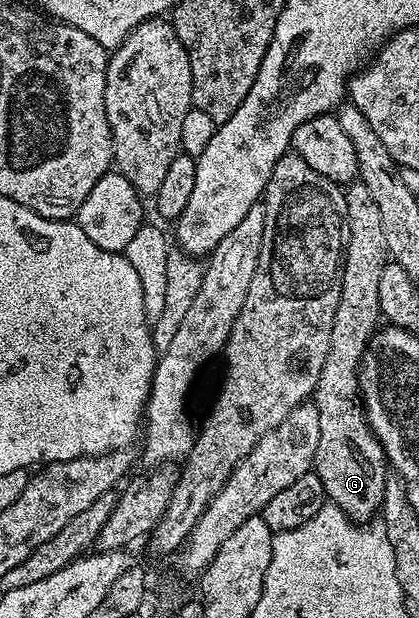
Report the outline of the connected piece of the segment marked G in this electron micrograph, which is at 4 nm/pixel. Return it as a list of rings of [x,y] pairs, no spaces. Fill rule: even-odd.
[[[354,180],[344,187],[344,192],[347,233],[339,308],[335,308],[335,324],[331,324],[327,360],[323,360],[323,372],[319,372],[317,386],[311,395],[319,412],[319,448],[315,448],[313,470],[323,484],[326,499],[339,507],[352,522],[361,524],[380,511],[387,477],[385,450],[369,427],[361,404],[357,373],[361,357],[379,326],[379,276],[383,276],[383,268],[390,256],[379,204],[375,204],[371,191],[361,181]]]

